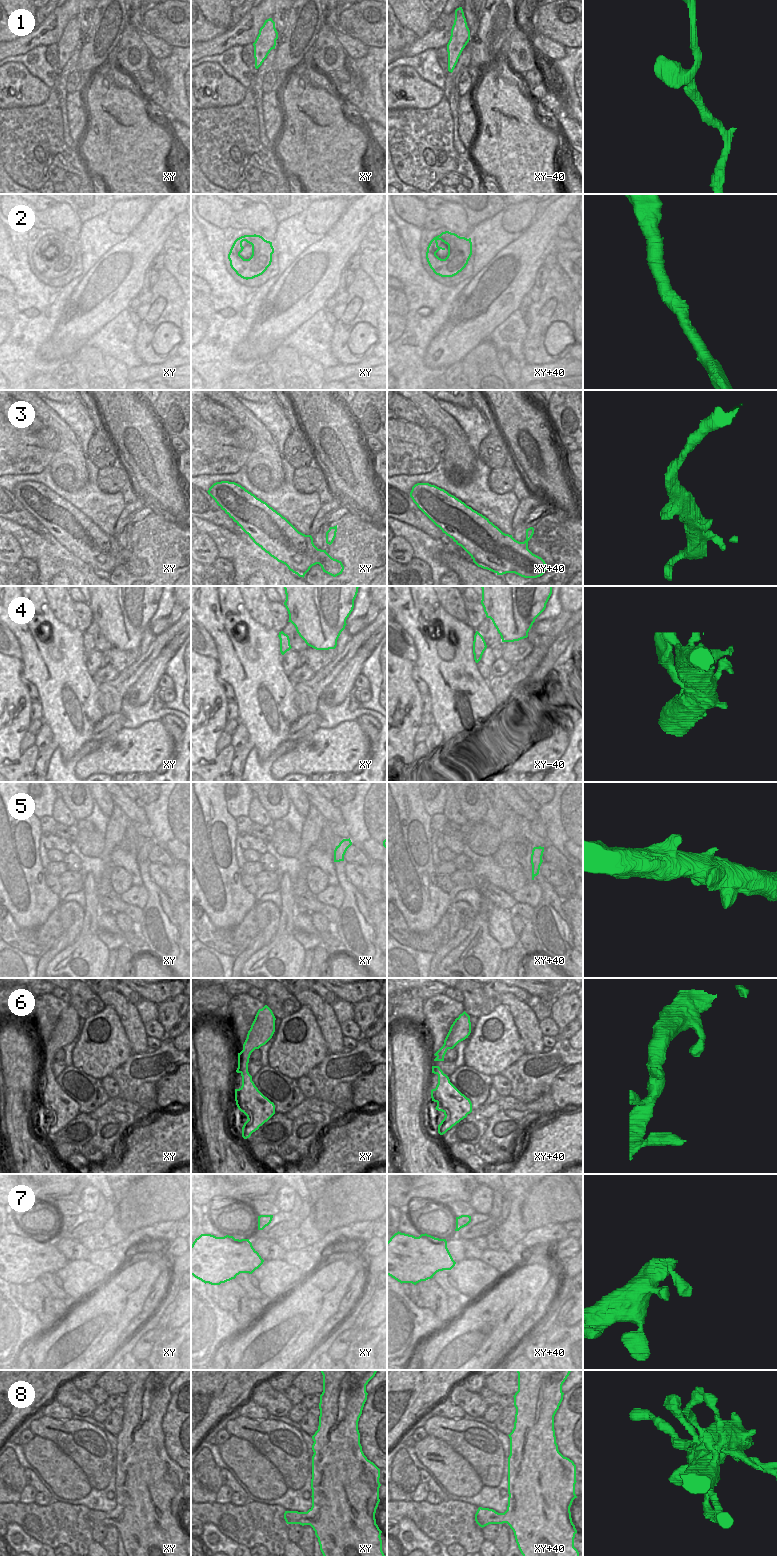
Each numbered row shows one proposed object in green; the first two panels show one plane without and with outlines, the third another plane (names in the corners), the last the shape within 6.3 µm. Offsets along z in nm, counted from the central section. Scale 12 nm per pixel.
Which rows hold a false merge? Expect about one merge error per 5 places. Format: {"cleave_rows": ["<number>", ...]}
{"cleave_rows": []}

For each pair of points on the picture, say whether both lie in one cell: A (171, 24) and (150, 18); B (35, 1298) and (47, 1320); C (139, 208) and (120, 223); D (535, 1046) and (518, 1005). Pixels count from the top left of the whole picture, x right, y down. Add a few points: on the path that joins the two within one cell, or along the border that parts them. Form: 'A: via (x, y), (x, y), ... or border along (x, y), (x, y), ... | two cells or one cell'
A: via (166, 20), (155, 20) | one cell
B: via (40, 1303), (46, 1315) | one cell
C: via (134, 210), (125, 218) | one cell
D: via (532, 1036), (523, 1015) | one cell

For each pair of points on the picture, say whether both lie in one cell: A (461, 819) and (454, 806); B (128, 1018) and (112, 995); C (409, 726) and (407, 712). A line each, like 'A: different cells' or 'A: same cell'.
A: same cell
B: same cell
C: same cell

